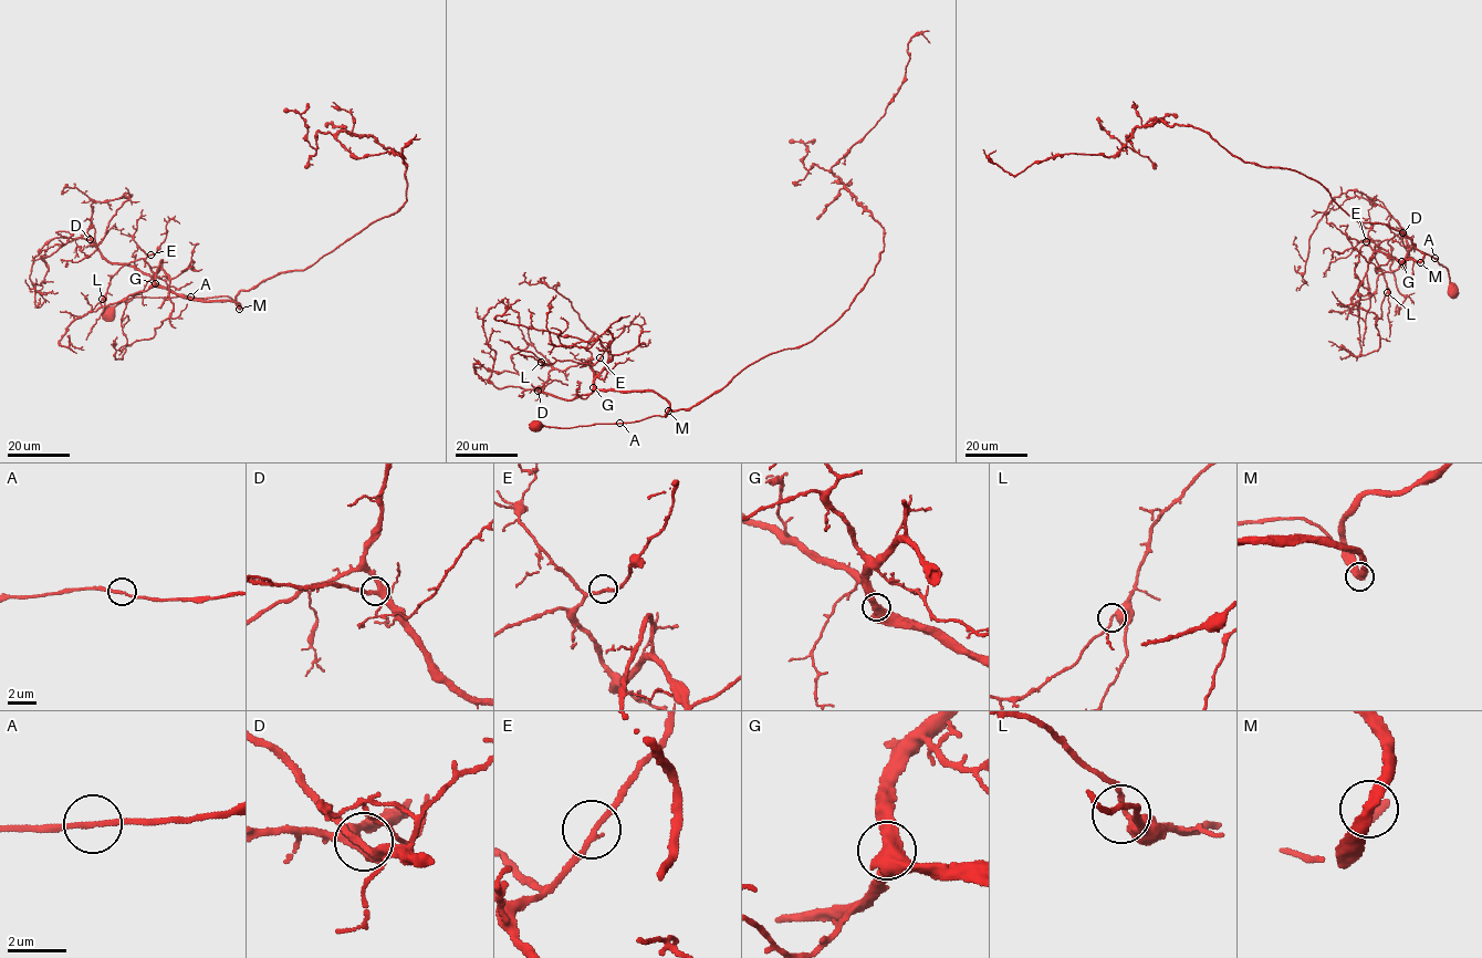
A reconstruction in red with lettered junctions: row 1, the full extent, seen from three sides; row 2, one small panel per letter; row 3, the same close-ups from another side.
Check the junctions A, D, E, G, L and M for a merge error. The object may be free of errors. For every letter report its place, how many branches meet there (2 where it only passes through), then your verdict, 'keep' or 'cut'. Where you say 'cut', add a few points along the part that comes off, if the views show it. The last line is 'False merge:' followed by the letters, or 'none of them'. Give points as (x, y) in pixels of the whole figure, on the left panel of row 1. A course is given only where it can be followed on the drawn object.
A: place (190, 297); branches 2; keep
D: place (90, 239); branches 3; keep
E: place (150, 254); branches 2; keep
G: place (155, 283); branches 2; keep
L: place (102, 299); branches 2; keep
M: place (239, 309); branches 2; keep
False merge: none of them

